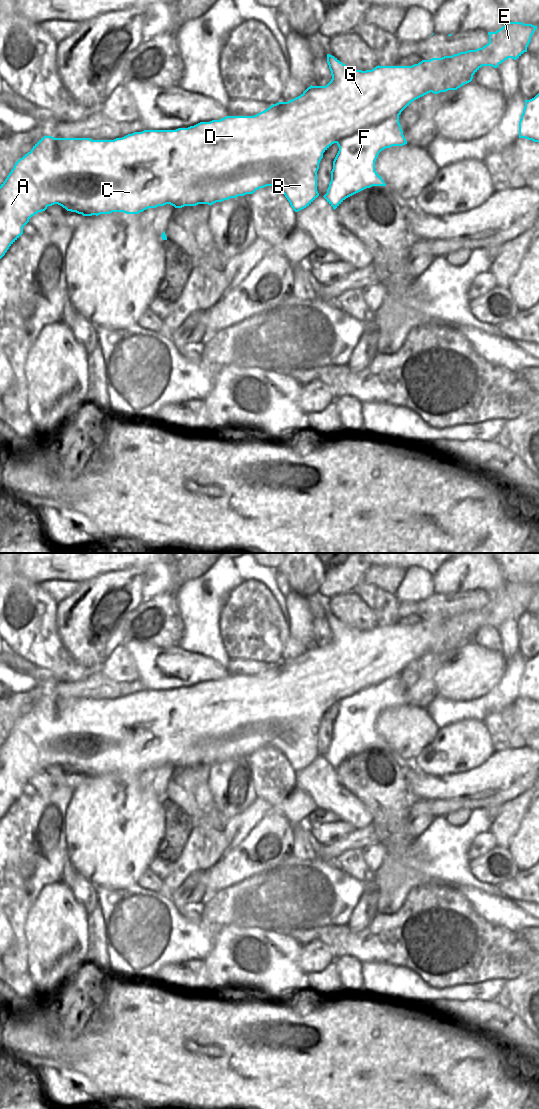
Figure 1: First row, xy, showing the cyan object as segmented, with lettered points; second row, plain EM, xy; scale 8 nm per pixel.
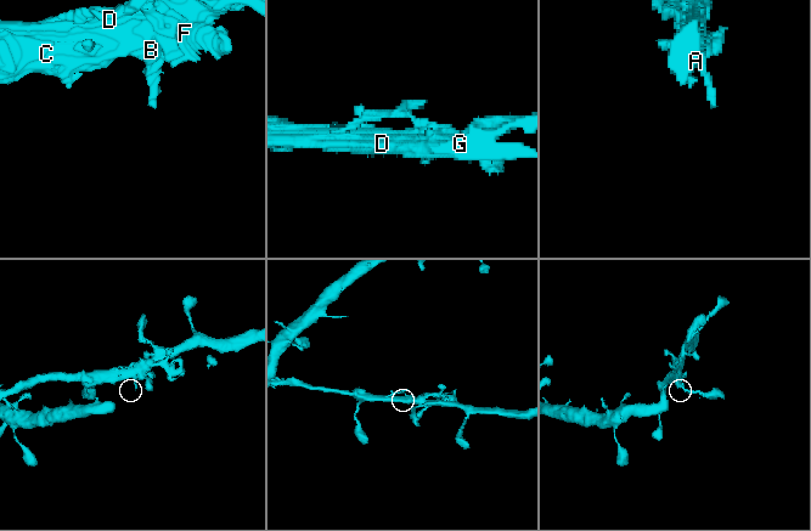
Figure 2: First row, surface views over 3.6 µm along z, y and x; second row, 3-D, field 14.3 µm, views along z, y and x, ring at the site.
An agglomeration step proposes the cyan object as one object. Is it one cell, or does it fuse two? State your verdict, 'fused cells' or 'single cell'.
fused cells

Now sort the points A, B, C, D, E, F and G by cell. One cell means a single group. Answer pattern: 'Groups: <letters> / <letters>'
Groups: A B C D E G / F.

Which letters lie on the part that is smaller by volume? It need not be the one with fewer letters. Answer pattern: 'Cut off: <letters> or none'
Cut off: F.

